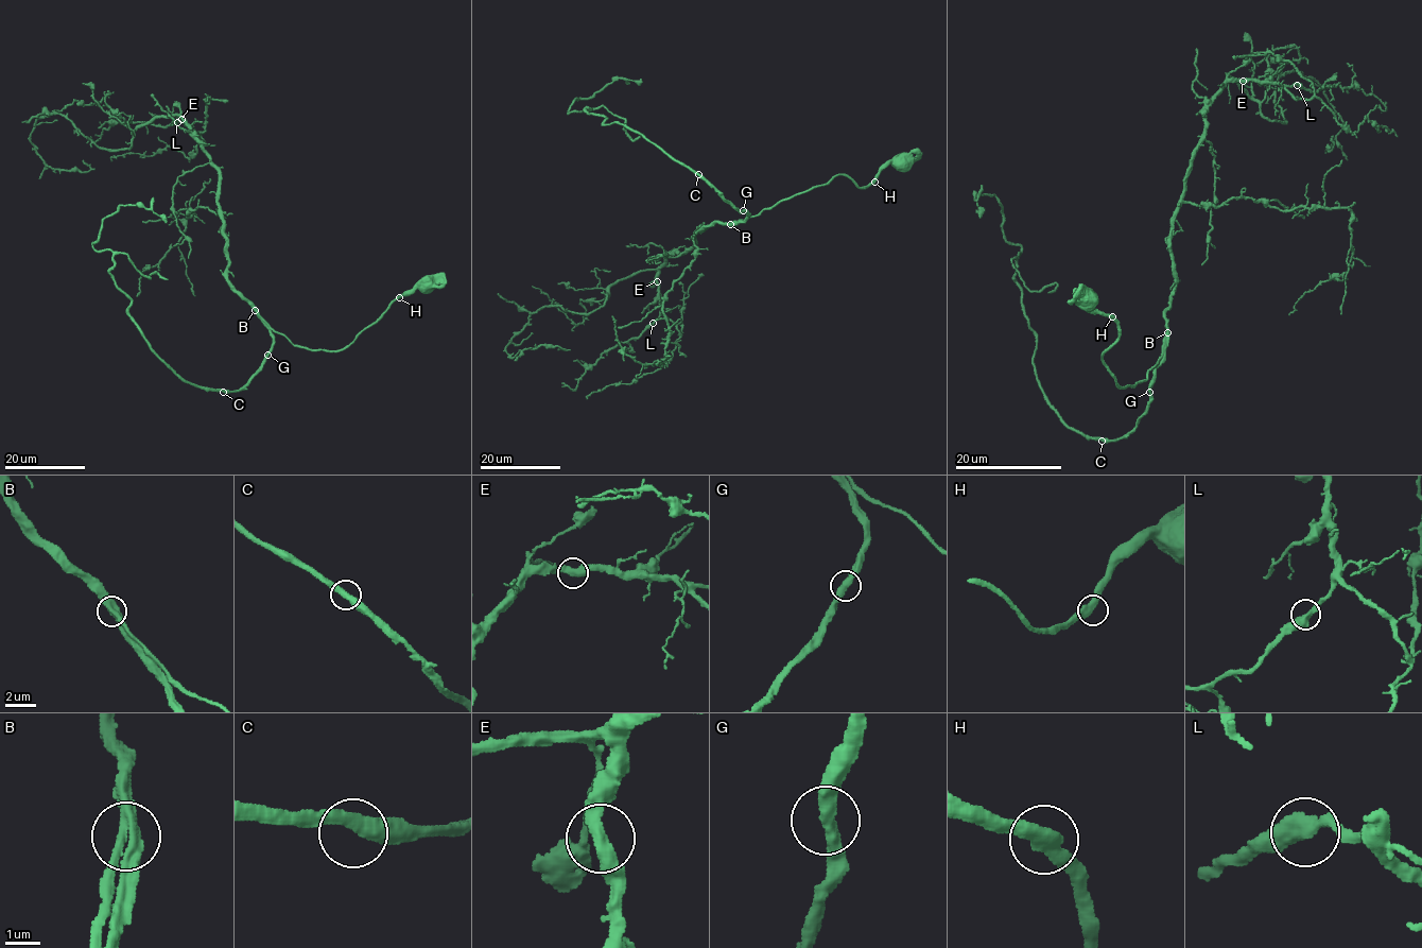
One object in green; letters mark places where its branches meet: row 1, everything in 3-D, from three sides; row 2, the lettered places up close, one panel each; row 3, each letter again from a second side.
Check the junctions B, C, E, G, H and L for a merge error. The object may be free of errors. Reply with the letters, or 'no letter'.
no letter

